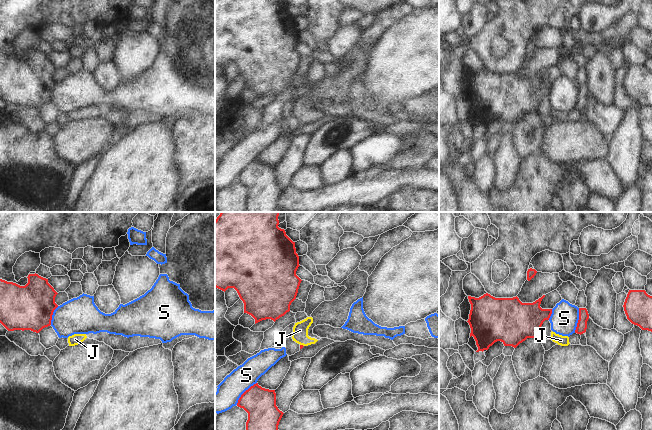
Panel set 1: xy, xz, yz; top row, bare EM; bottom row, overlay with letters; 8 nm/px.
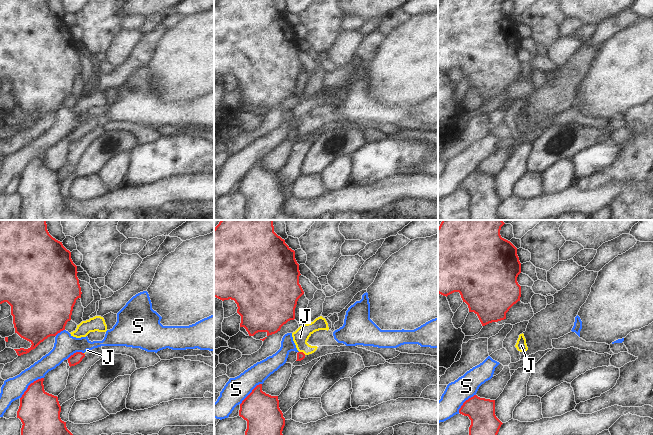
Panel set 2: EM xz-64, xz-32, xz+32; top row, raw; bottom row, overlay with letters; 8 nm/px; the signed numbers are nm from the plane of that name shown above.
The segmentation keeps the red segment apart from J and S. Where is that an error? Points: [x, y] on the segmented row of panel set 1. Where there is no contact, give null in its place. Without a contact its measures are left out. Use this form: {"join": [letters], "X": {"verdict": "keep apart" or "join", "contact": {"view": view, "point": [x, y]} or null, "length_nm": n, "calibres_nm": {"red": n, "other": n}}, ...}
{"join": ["J"], "J": {"verdict": "join", "contact": {"view": "xz", "point": [302, 345]}, "length_nm": 40, "calibres_nm": {"red": 30, "other": 130}}, "S": {"verdict": "keep apart", "contact": {"view": "xz", "point": [244, 392]}, "length_nm": 240, "calibres_nm": {"red": 260, "other": 200}}}

